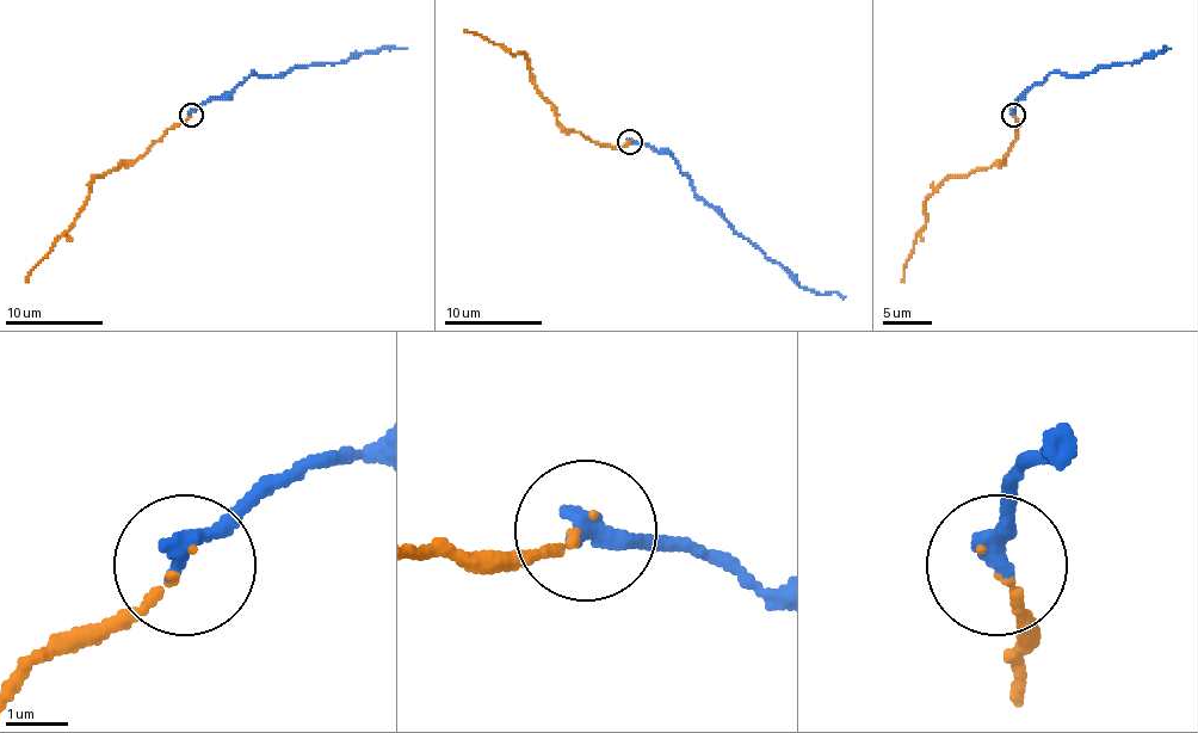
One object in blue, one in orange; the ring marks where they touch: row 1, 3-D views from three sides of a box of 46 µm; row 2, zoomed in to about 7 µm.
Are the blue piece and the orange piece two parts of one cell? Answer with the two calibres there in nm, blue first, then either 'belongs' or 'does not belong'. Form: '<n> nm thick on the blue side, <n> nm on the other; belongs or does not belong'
340 nm thick on the blue side, 110 nm on the other; belongs

